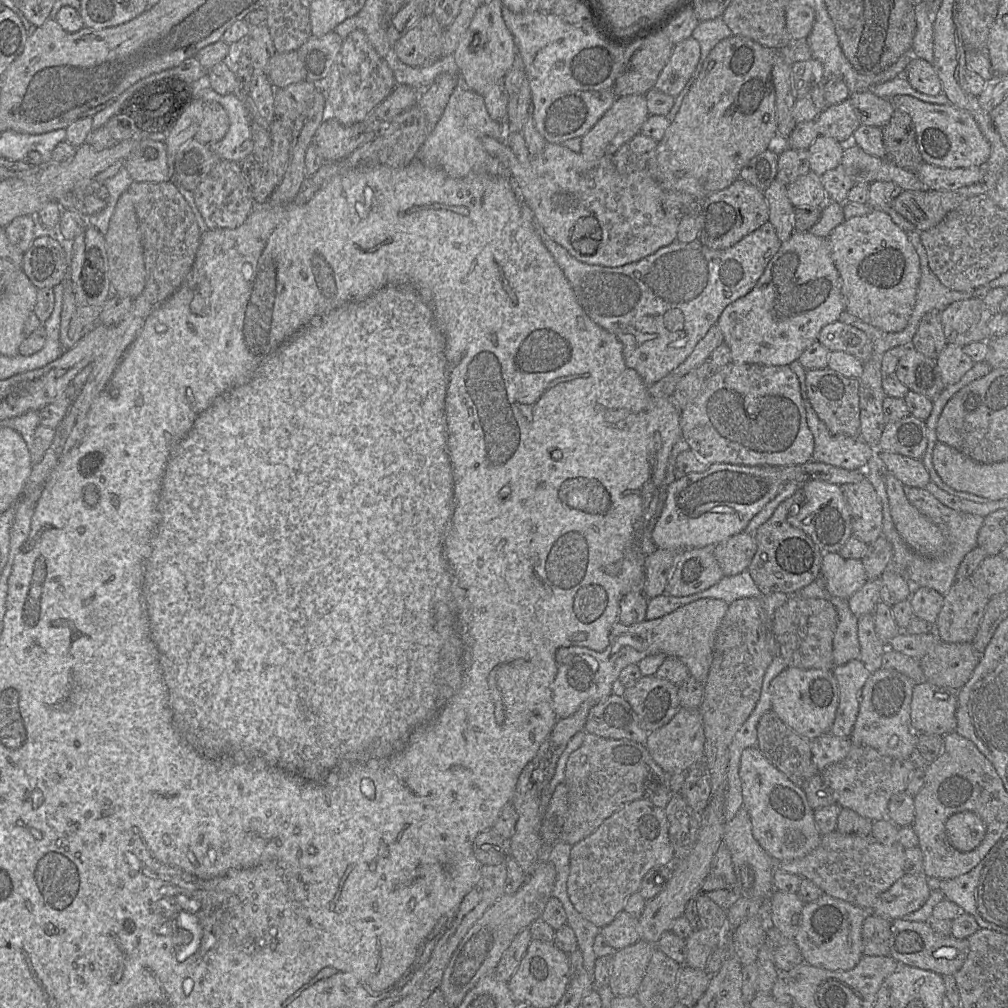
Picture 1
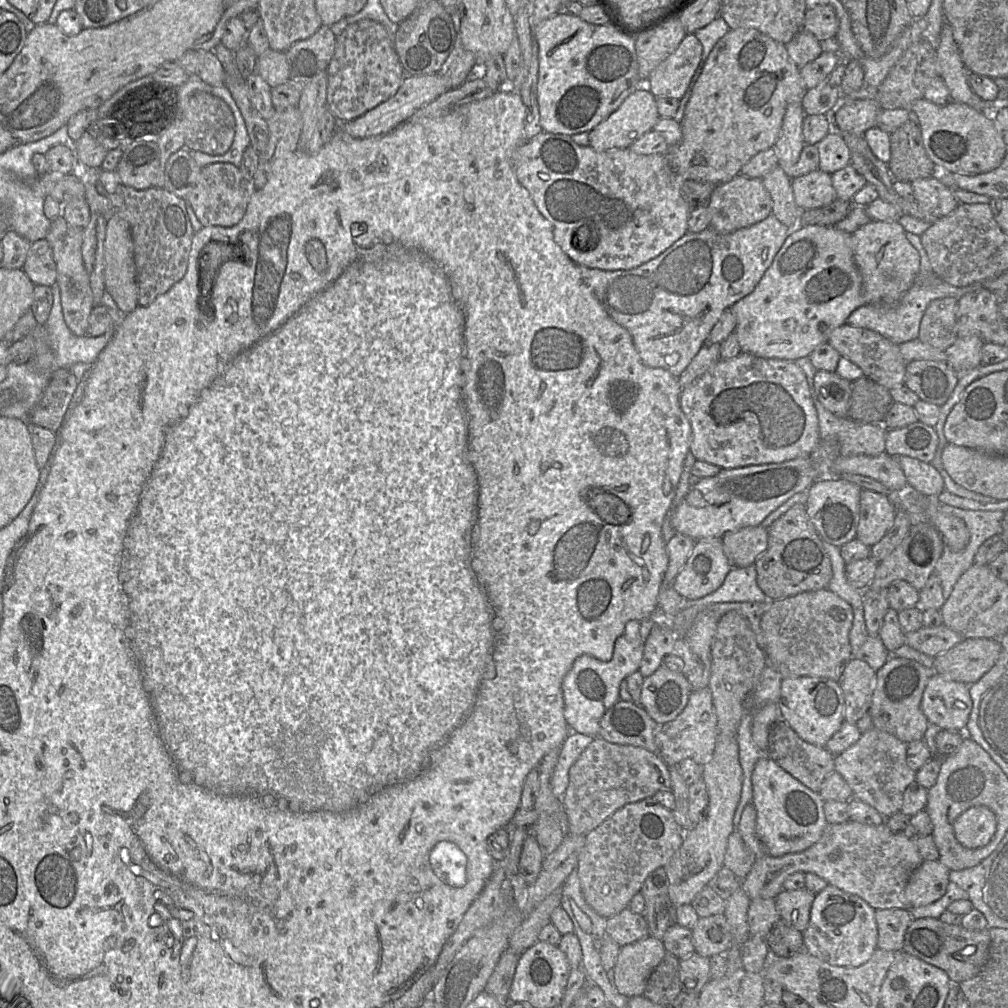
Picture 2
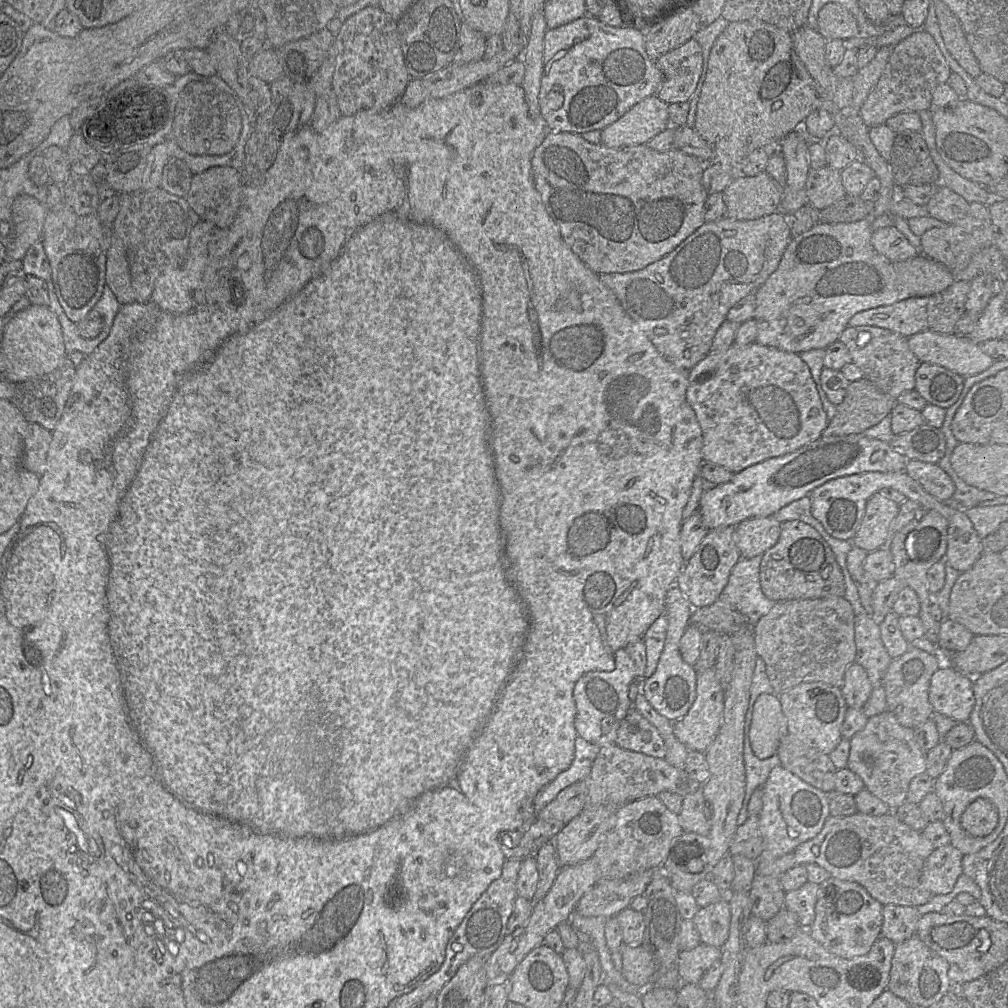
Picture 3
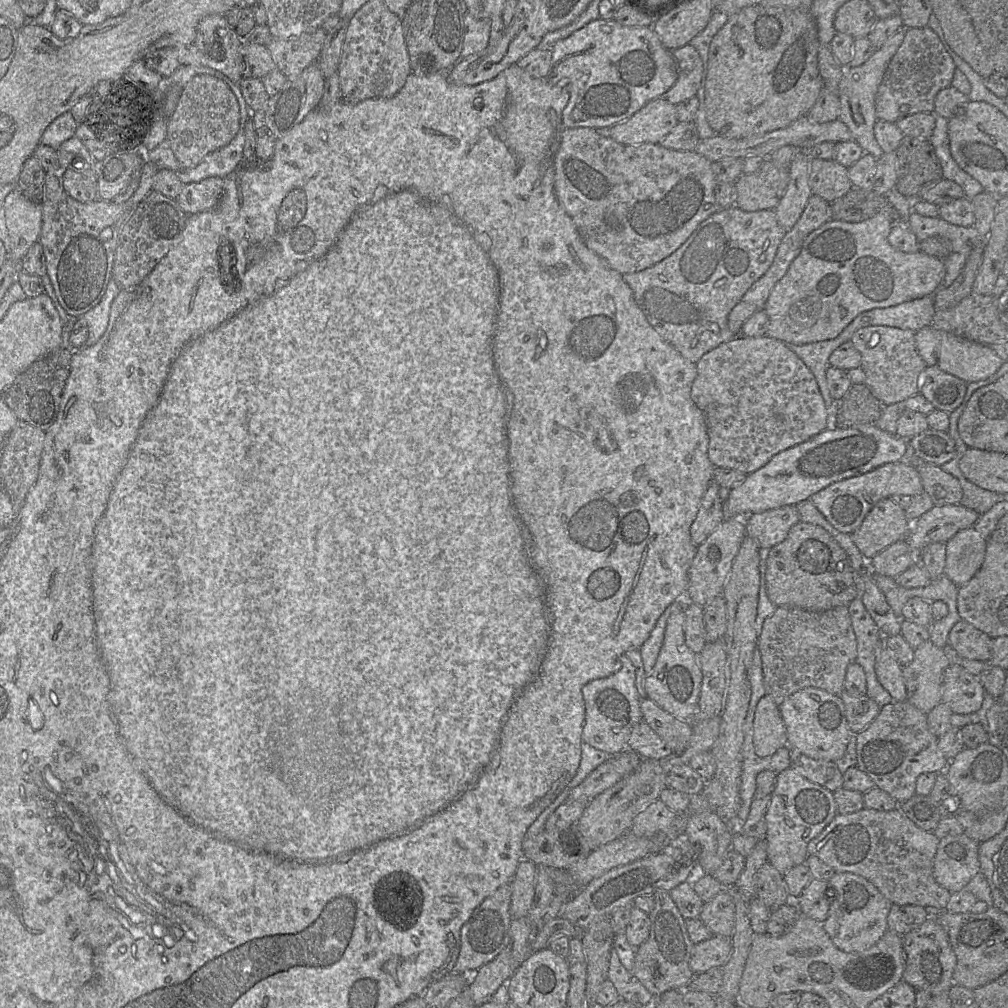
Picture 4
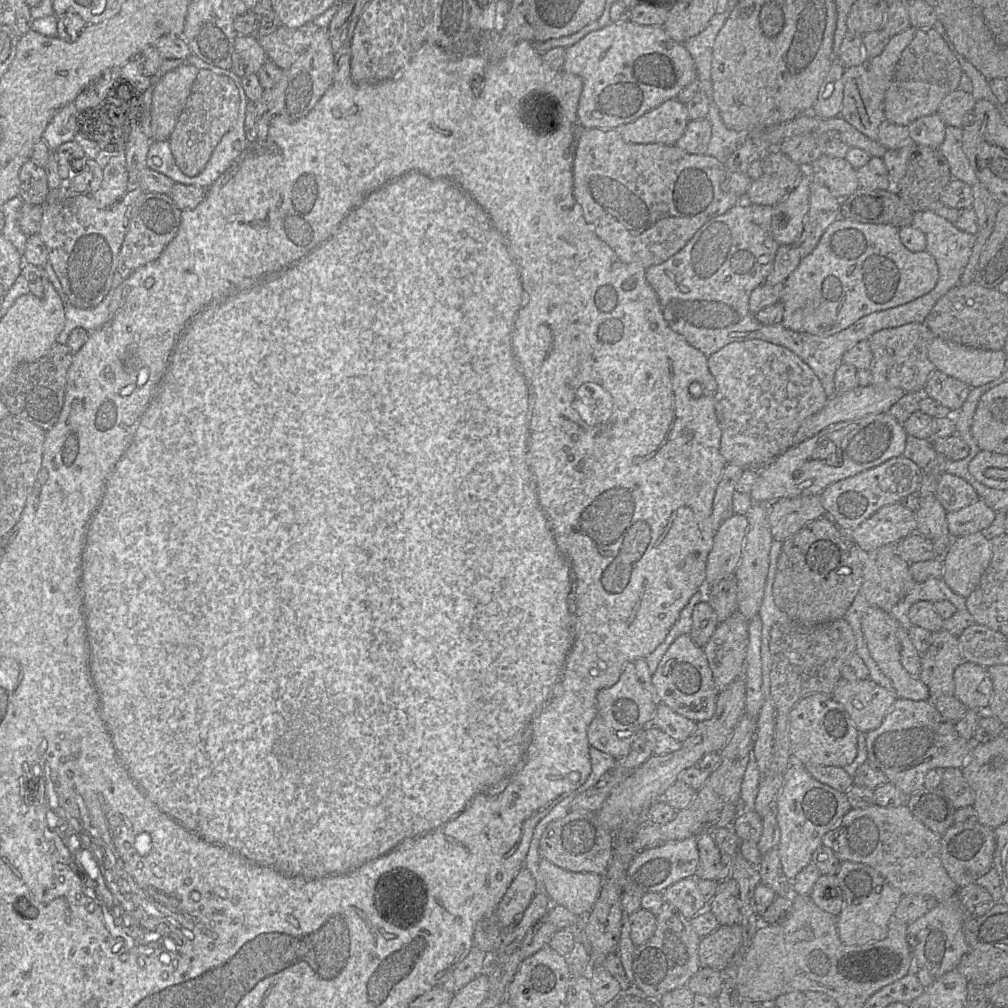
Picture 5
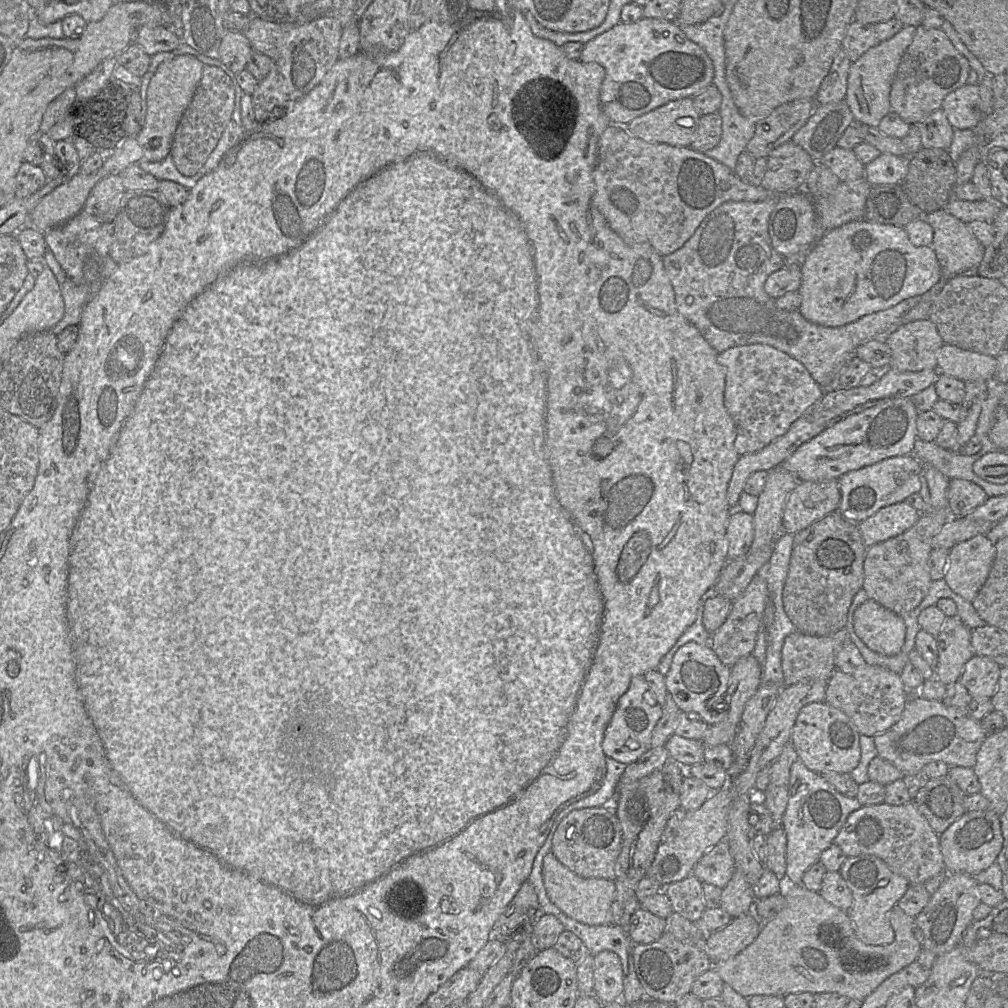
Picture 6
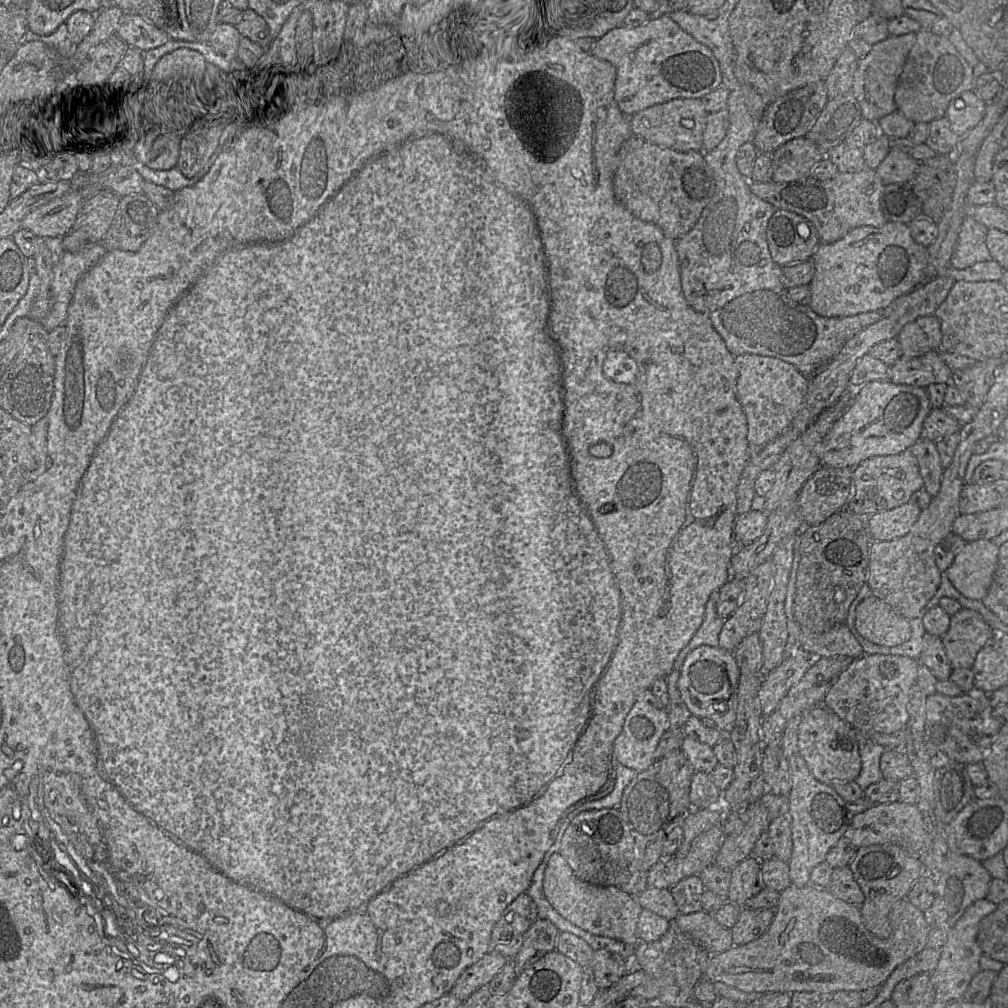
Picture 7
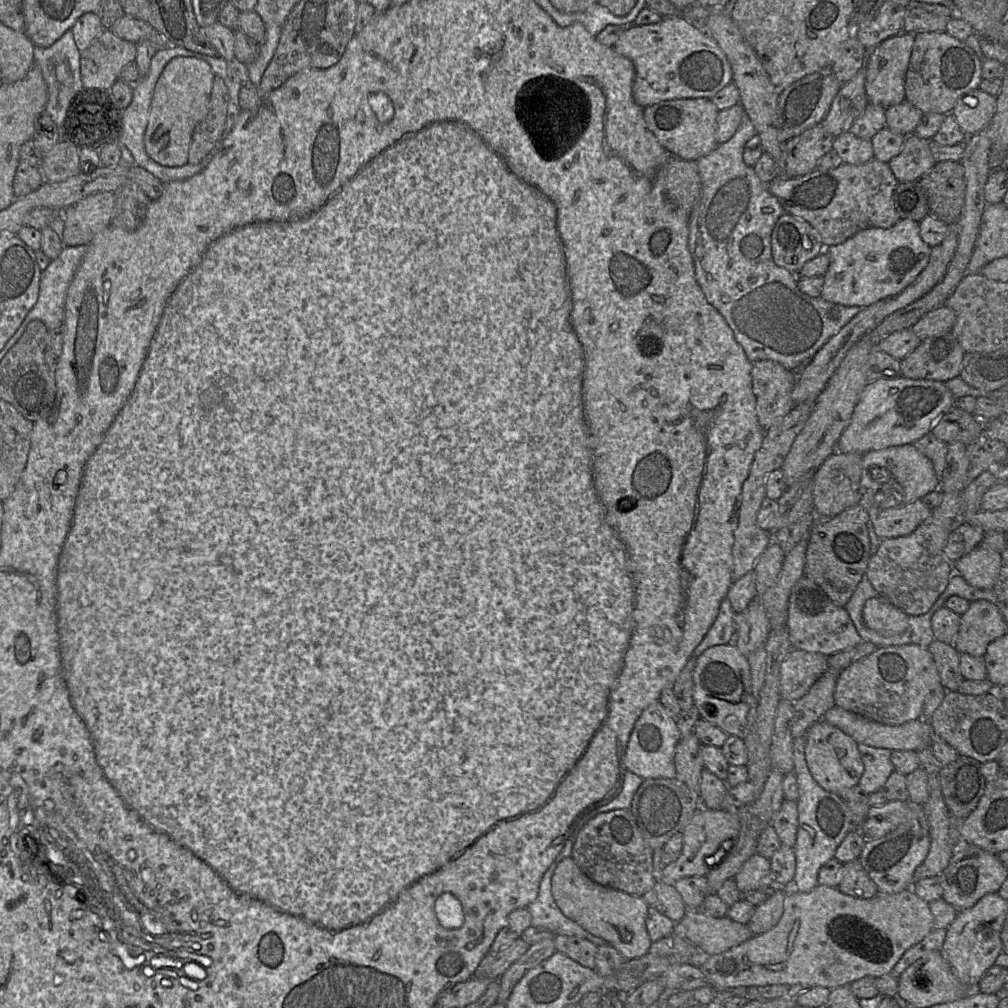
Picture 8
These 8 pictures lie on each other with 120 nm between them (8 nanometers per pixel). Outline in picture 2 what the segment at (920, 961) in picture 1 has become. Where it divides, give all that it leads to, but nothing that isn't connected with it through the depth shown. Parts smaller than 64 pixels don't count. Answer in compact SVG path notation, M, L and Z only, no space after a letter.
M939 918L913 919L903 939L902 951L942 969L951 983L975 976L984 966L989 955L990 935L988 929L969 930L960 924L947 924Z

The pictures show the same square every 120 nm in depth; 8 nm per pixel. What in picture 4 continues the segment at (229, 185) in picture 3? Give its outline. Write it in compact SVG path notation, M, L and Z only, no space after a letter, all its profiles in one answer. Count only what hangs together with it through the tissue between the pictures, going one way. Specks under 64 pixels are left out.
M208 177L199 182L184 184L175 199L188 215L216 208L224 190L224 179Z

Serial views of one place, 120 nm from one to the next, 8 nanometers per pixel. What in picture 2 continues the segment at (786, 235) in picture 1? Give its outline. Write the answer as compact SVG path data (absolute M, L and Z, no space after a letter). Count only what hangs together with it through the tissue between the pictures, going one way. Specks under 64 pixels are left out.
M779 165L762 179L773 202L772 215L788 228L797 227L802 211L795 203L791 186L792 179Z

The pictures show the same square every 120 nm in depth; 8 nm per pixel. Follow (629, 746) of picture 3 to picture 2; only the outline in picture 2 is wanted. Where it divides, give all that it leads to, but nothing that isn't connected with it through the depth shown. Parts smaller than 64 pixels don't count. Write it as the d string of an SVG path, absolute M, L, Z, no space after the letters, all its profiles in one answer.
M619 700L601 718L598 737L614 744L644 748L659 755L656 735L661 726L641 706Z

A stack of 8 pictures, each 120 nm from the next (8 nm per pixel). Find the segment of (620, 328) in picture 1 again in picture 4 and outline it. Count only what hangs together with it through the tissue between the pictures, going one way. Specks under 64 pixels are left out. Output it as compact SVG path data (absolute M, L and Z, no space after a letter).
M737 206L720 209L701 222L688 239L670 256L640 272L621 274L647 321L660 337L685 359L697 363L705 353L739 336L728 327L728 315L745 292L771 267L785 236L775 210L746 212Z

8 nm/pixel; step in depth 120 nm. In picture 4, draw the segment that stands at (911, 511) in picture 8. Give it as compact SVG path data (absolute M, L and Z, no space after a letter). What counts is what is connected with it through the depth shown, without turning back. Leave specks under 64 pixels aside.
M884 498L871 508L851 537L869 561L892 543L905 539L911 523L905 509L892 499Z

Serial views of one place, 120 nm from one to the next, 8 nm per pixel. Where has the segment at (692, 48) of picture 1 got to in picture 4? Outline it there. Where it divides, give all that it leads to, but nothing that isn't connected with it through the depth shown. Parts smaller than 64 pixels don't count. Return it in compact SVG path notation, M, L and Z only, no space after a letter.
M690 44L675 49L672 56L677 66L677 80L662 97L676 106L696 96L701 83L703 64L698 52Z

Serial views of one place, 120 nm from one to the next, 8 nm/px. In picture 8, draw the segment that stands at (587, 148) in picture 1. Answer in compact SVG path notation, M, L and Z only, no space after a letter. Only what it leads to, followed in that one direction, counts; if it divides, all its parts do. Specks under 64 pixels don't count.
M709 98L666 100L643 108L645 124L661 146L669 154L688 161L698 161L718 146L718 113L719 109Z

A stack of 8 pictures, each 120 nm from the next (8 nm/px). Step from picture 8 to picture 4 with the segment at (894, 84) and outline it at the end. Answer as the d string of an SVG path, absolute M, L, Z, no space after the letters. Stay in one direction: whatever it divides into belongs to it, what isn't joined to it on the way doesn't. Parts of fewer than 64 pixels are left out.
M905 28L898 30L884 45L877 49L872 56L858 67L846 67L844 76L838 87L840 100L839 119L849 128L853 141L856 142L866 154L876 159L883 155L883 151L874 136L874 125L877 122L875 112L875 98L884 73L898 48L903 42Z

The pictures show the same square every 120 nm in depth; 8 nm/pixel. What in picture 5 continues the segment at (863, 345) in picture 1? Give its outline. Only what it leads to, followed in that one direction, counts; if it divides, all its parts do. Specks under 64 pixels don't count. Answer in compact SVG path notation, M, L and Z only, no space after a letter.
M909 323L882 329L868 339L873 359L869 371L871 384L881 388L898 388L906 393L923 392L935 367L928 358L928 347L936 336L925 323Z

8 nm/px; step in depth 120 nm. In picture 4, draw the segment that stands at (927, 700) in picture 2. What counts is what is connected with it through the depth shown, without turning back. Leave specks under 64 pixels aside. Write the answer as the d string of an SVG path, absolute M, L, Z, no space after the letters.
M950 664L943 673L941 702L953 713L977 712L986 696L980 680L958 664Z

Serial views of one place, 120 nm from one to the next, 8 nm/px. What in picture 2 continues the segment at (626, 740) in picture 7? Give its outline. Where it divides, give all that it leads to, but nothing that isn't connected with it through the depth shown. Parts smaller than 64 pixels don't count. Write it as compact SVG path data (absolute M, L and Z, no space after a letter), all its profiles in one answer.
M619 636L614 643L613 657L608 662L600 661L591 655L577 657L562 681L564 698L564 718L571 730L596 738L600 732L600 720L605 712L619 700L621 682L639 670L644 653L644 643Z

